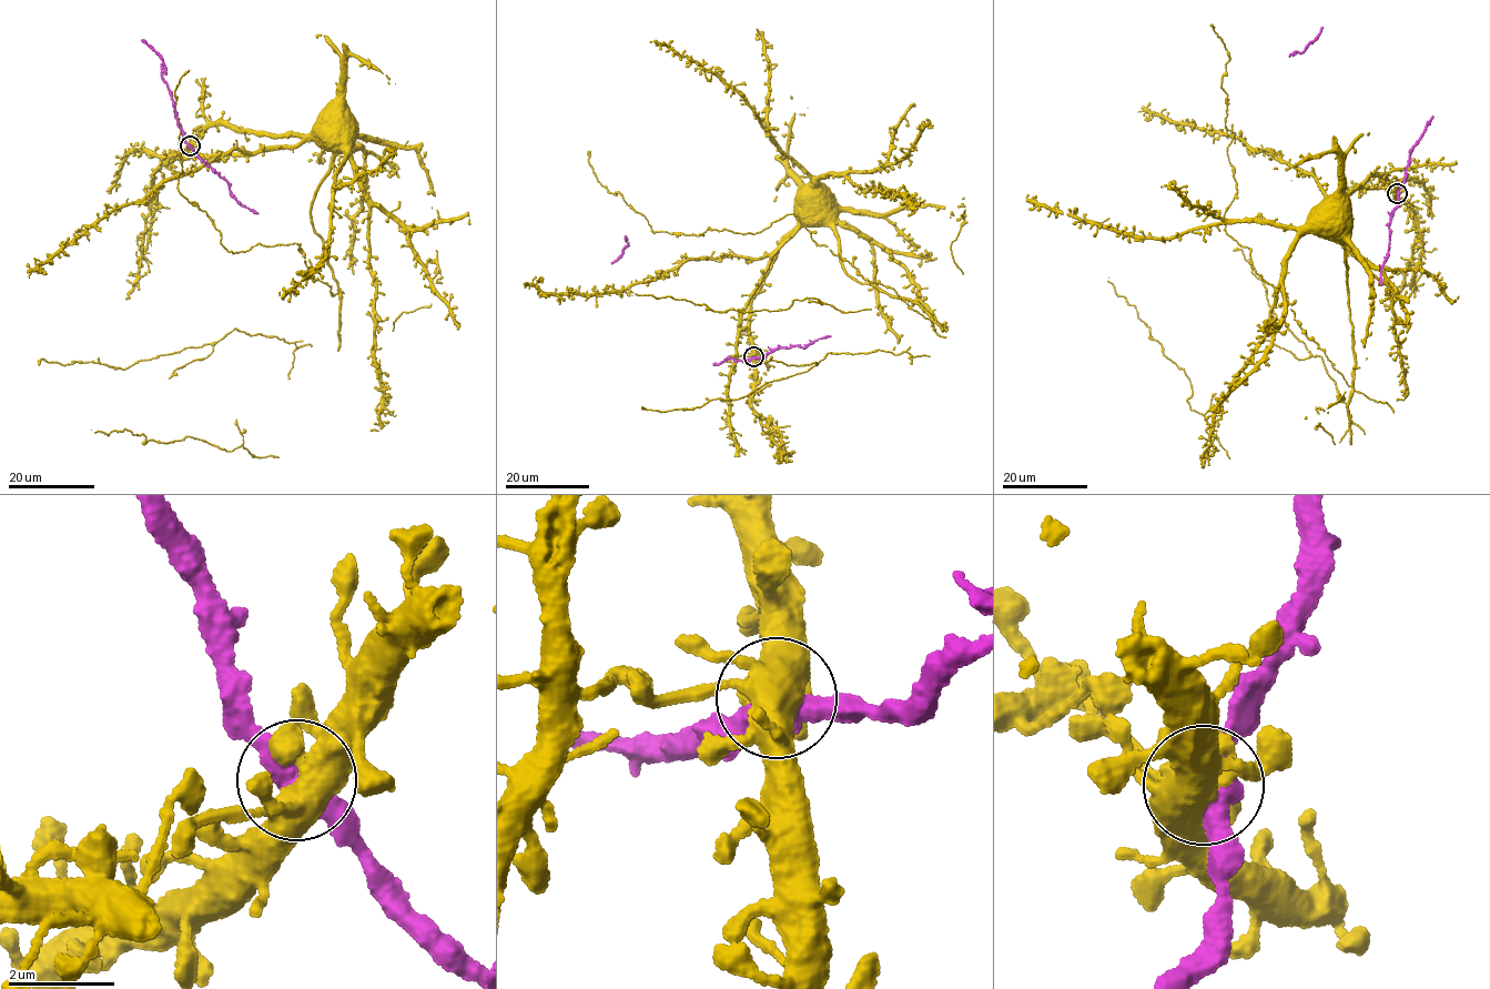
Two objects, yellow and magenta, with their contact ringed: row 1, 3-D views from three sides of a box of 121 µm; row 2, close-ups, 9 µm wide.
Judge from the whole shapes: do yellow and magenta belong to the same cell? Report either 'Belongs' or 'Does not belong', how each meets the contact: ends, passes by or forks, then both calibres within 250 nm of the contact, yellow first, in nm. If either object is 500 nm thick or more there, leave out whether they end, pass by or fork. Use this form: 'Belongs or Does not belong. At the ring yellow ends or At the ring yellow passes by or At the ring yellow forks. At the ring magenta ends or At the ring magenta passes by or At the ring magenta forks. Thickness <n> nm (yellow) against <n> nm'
Does not belong. Thickness 500 nm (yellow) against 460 nm

